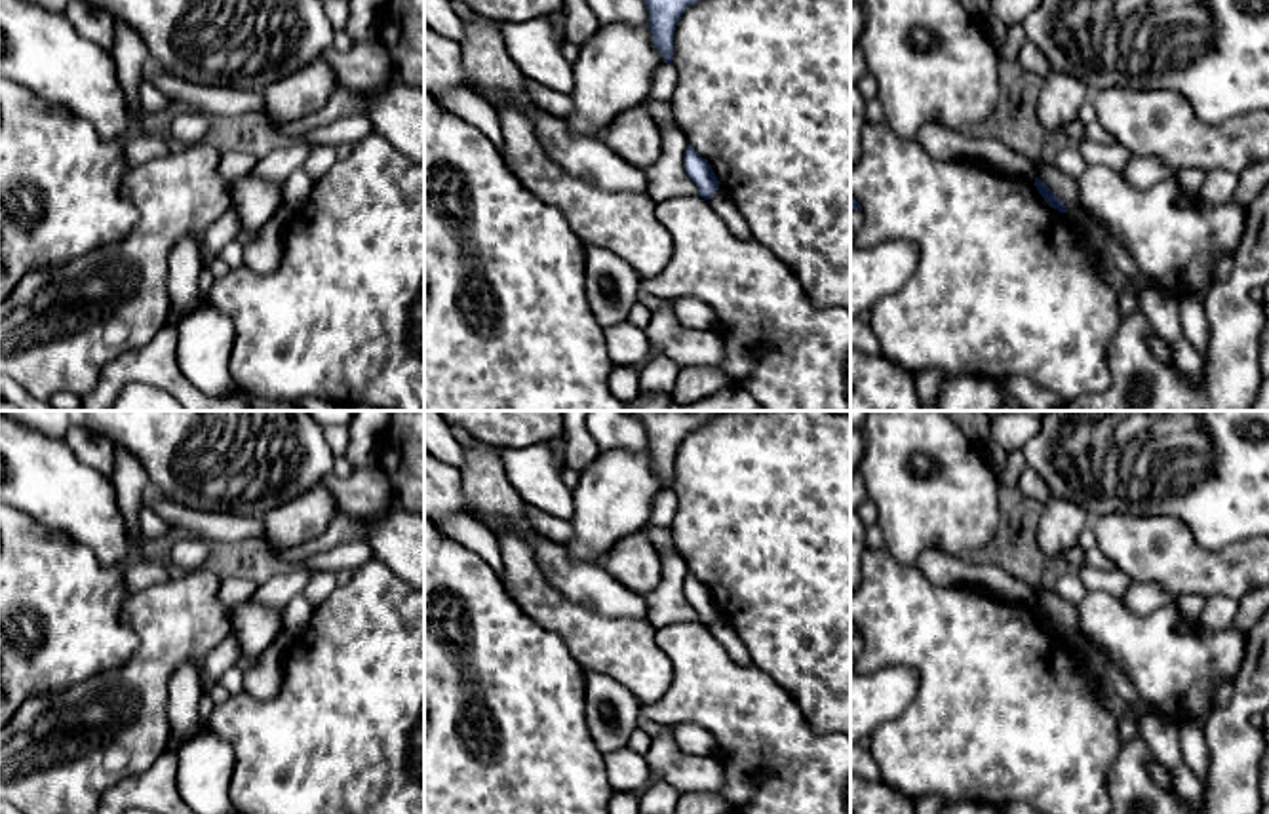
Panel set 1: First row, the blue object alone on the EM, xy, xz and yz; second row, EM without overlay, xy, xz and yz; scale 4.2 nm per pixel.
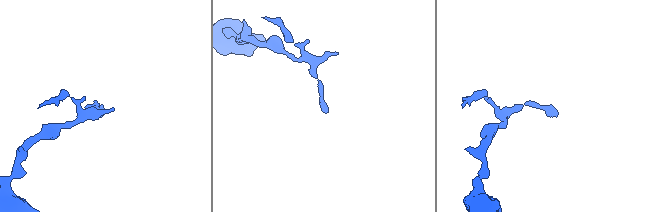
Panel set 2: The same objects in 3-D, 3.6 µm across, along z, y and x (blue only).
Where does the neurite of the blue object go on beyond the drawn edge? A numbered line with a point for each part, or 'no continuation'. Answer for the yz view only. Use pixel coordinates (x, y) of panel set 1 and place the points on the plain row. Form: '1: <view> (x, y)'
no continuation

